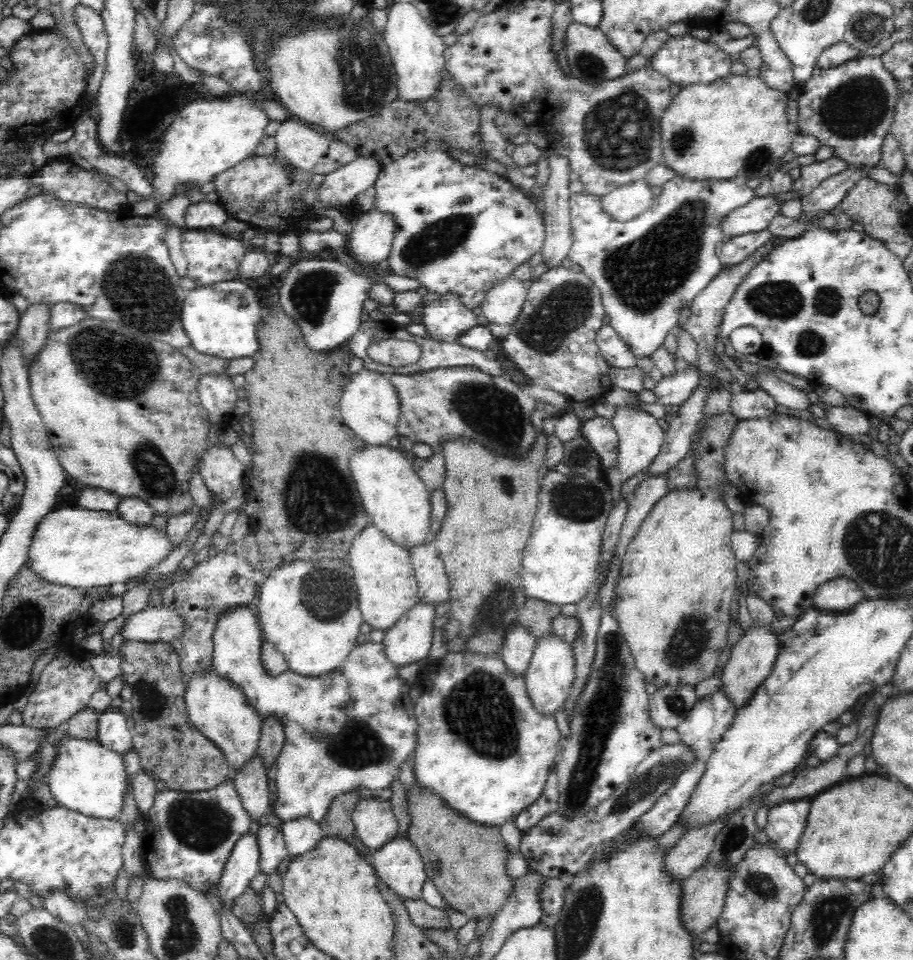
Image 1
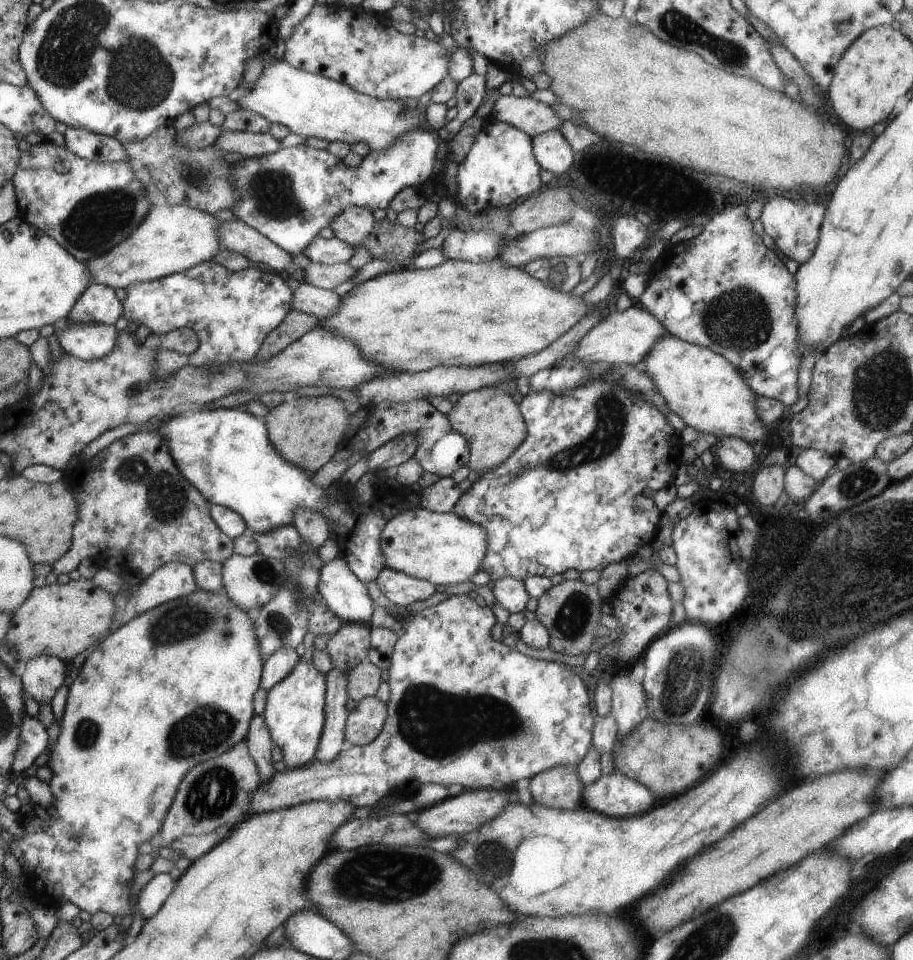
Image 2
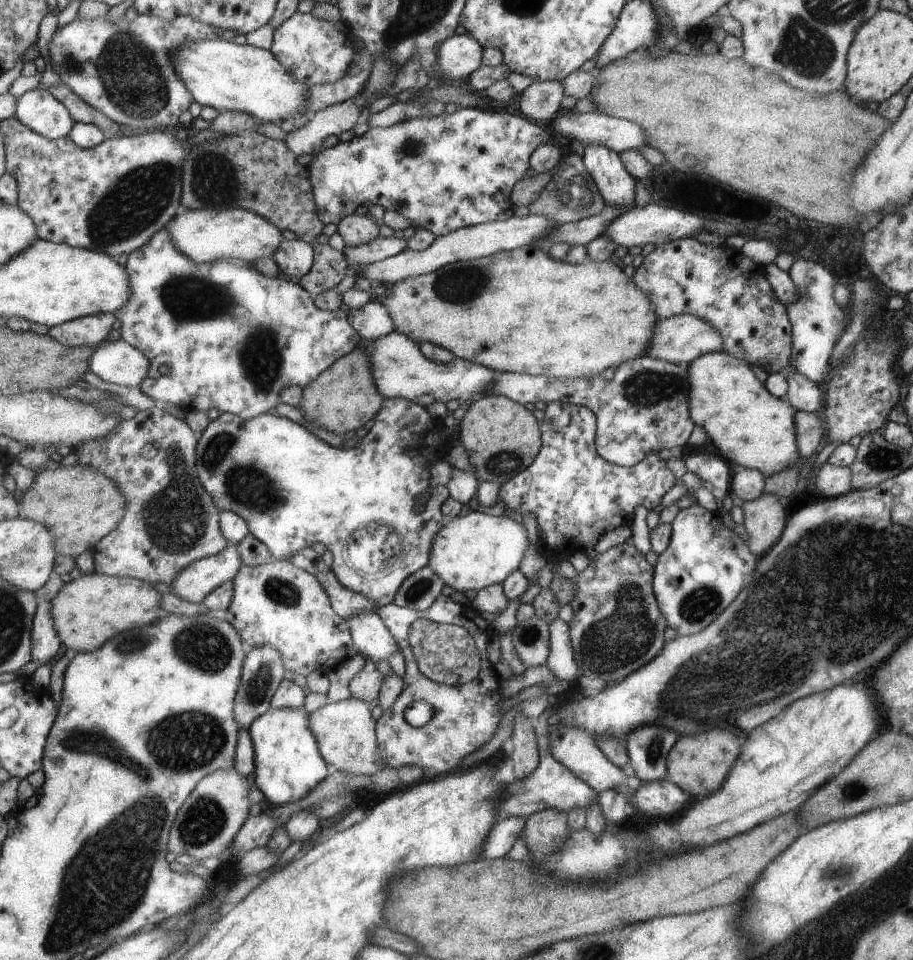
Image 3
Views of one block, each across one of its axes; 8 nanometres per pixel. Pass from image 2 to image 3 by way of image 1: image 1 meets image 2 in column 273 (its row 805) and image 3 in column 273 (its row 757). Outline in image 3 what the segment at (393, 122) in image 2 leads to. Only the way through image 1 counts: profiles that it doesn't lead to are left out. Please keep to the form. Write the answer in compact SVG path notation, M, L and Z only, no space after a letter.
M221 39L195 40L195 42L183 42L173 50L172 60L177 75L192 94L193 101L201 106L211 106L218 111L236 111L254 116L259 122L280 123L285 118L300 117L308 113L312 102L309 99L309 86L300 79L296 79L287 67L281 66L281 62L271 51L260 49L252 45L236 45L231 41Z

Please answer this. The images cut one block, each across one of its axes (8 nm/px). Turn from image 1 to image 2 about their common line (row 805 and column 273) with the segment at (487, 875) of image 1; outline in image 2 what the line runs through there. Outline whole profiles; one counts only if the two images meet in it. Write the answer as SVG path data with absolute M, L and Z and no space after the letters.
M333 396L286 397L284 402L269 409L263 418L271 444L289 463L314 474L335 454L345 430L348 430L343 402Z

